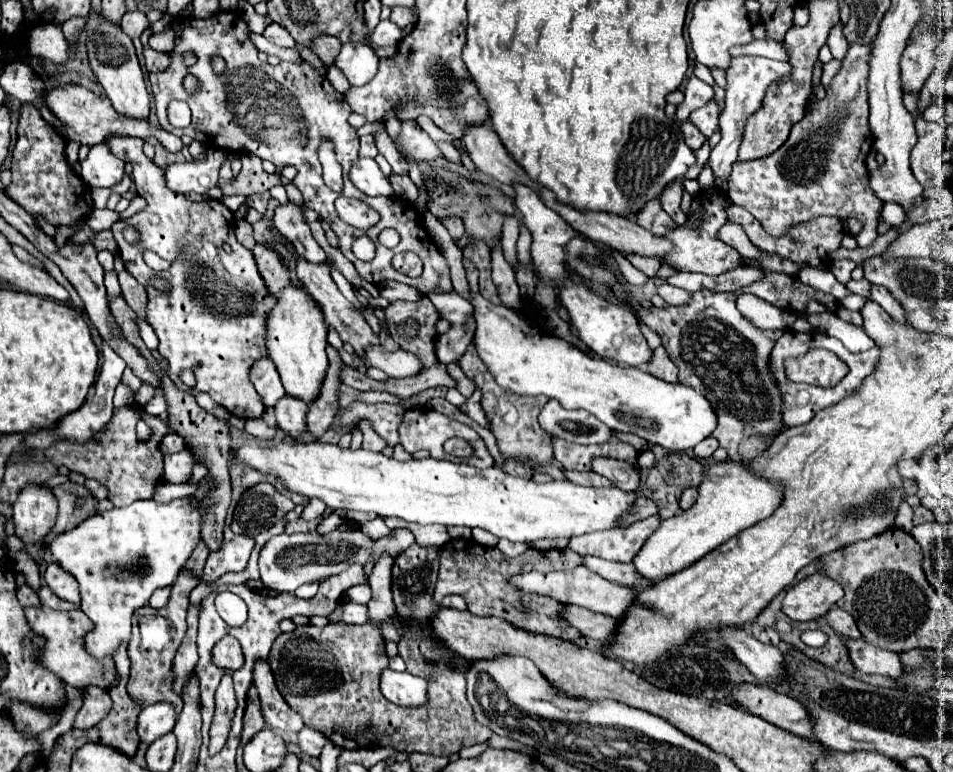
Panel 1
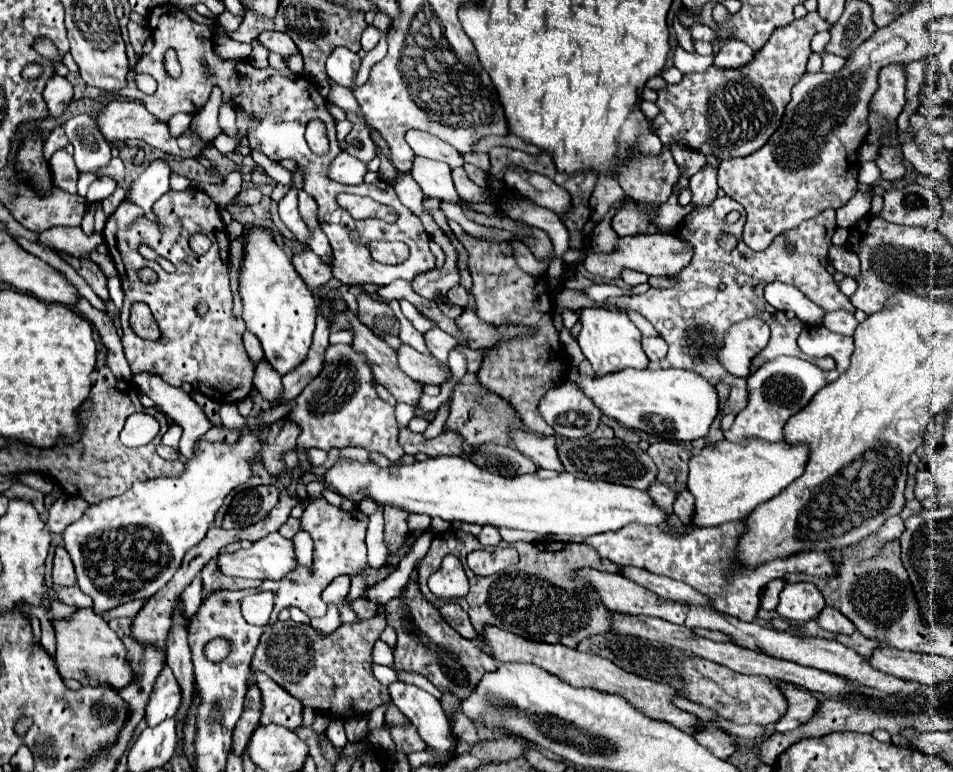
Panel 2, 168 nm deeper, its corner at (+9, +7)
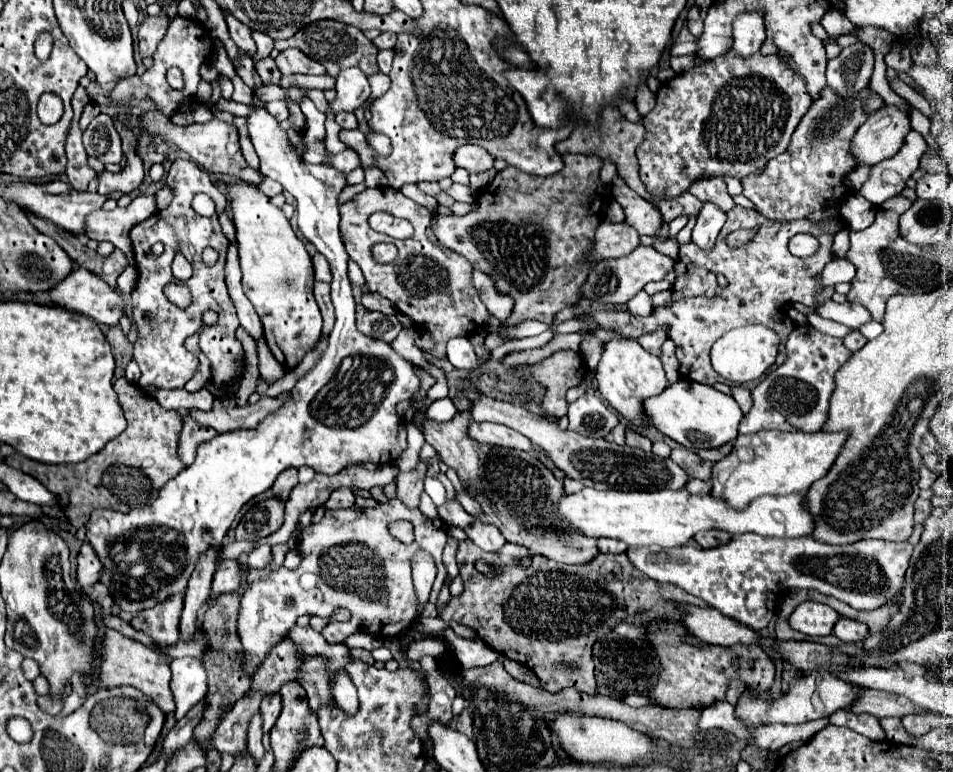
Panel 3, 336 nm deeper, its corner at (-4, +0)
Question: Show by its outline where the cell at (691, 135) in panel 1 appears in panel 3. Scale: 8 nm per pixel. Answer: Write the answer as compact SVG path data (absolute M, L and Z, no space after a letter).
M707 177L707 179L697 179L691 183L689 191L701 199L701 201L715 201L723 211L729 211L735 203L731 195L727 193L727 187L721 177Z

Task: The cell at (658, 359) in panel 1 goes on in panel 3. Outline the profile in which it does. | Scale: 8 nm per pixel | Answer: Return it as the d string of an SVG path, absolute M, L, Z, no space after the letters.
M661 329L661 331L655 331L655 333L647 333L647 335L643 335L643 337L639 337L639 343L641 343L641 347L643 349L647 349L649 353L653 353L653 355L659 355L661 357L661 345L665 343L665 339L667 339L667 331L665 329Z

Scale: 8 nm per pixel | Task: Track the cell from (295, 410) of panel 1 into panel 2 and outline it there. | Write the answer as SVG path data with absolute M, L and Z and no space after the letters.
M260 360L254 368L254 386L268 402L274 400L274 396L278 396L278 392L282 392L280 374L274 372L274 368L270 368L270 364L266 364L266 360Z

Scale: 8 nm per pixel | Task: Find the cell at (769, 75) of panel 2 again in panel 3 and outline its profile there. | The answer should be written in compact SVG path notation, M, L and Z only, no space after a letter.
M731 49L719 59L681 73L661 85L657 91L657 105L643 121L647 127L647 137L637 149L641 179L651 193L661 197L675 197L687 191L689 185L701 177L731 175L743 179L745 175L765 167L769 159L787 149L789 139L809 105L811 95L807 95L803 77L795 75L795 71L787 67L785 59L779 59L779 55L765 57L761 53L743 59Z

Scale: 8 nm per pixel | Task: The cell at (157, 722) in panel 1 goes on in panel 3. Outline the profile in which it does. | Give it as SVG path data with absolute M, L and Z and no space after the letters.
M183 657L171 661L171 691L175 697L175 719L183 719L195 703L199 703L207 693L207 675L201 659Z

